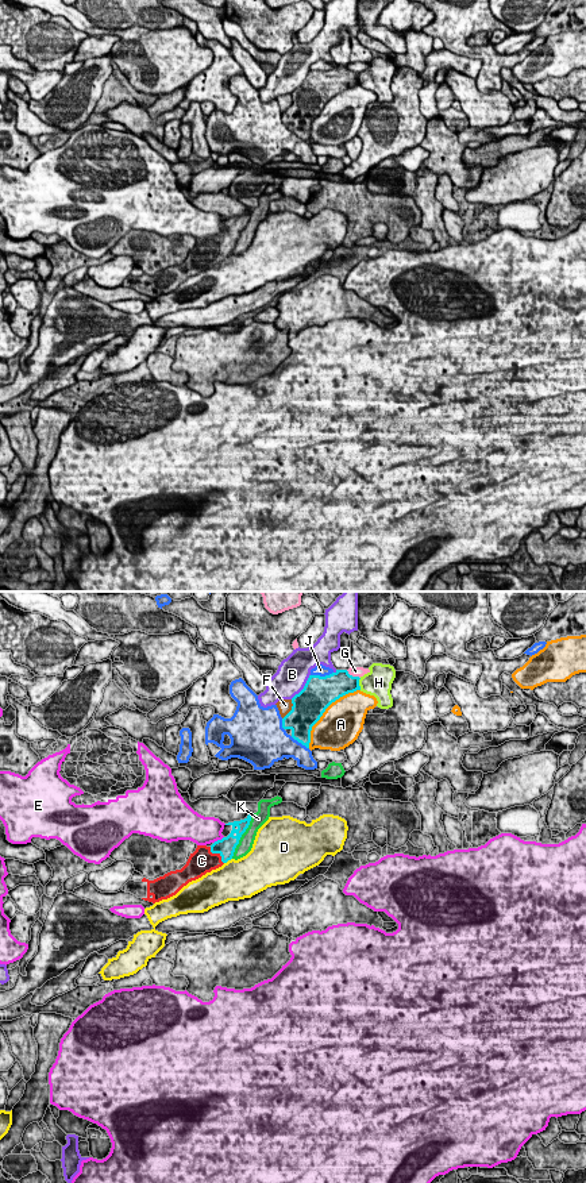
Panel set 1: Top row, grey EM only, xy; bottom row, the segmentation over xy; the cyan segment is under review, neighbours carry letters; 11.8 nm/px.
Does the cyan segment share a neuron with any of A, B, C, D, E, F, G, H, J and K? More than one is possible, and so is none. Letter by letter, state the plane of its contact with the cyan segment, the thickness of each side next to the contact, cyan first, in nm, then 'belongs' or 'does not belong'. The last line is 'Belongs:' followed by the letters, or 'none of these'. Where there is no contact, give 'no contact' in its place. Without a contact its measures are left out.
A: xy | 380/500 nm | does not belong
B: xy | 380/380 nm | does not belong
C: xy | 220/300 nm | belongs
D: xy | 220/480 nm | does not belong
E: xy | 220/340 nm | does not belong
F: xy | 380/160 nm | does not belong
G: xy | 300/130 nm | does not belong
H: xy | 300/320 nm | does not belong
J: xy | 380/130 nm | does not belong
K: xy | 220/170 nm | does not belong
Belongs: C

